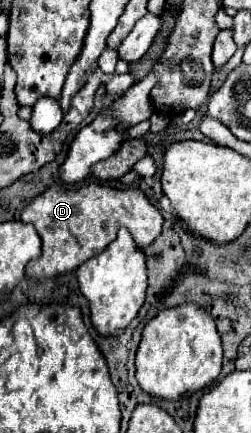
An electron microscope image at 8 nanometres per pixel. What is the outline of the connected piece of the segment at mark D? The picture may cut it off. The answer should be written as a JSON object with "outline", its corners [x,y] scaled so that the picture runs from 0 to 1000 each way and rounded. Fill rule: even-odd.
{"outline":[[[351,423],[295,436],[271,436],[263,427],[191,432],[96,478],[88,510],[127,515],[167,547],[159,598],[127,598],[104,612],[104,630],[120,640],[223,640],[311,621],[367,589],[430,570],[486,520],[526,538],[558,575],[590,570],[637,543],[653,501],[558,436],[446,436]]]}

